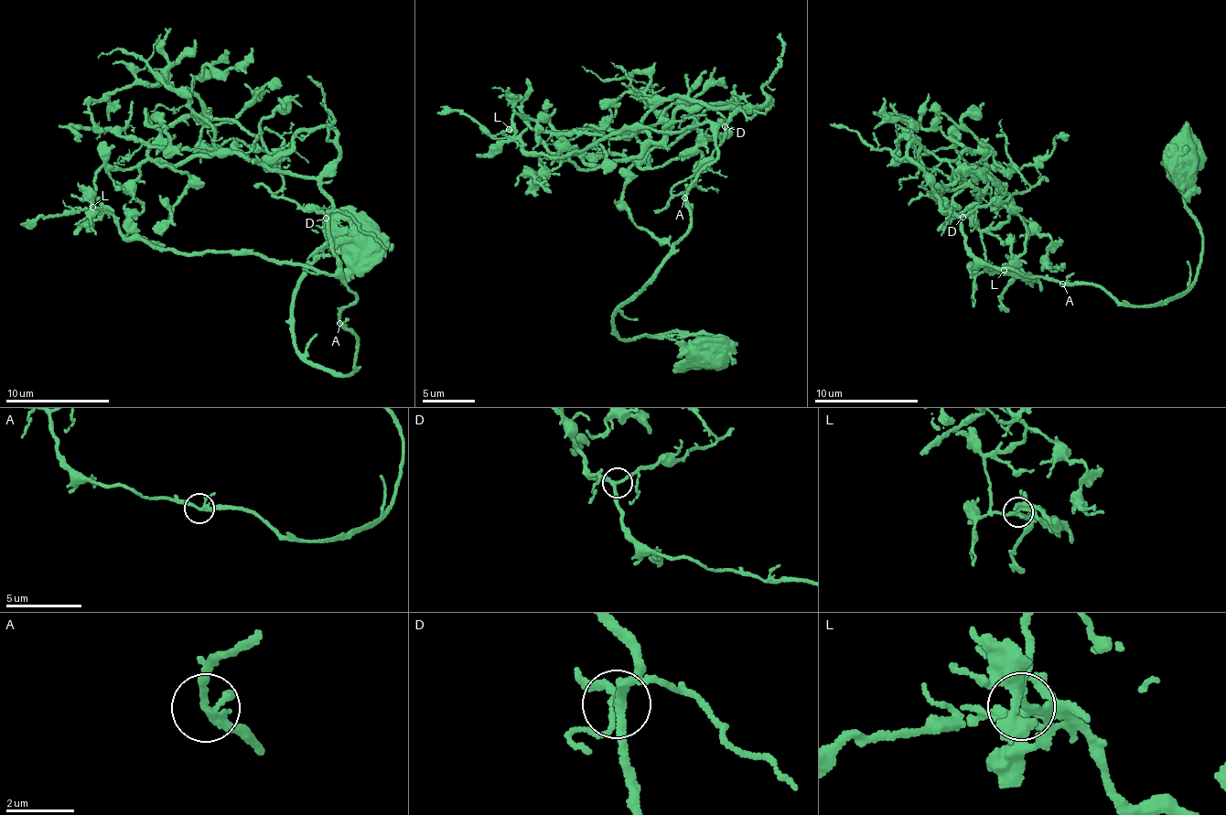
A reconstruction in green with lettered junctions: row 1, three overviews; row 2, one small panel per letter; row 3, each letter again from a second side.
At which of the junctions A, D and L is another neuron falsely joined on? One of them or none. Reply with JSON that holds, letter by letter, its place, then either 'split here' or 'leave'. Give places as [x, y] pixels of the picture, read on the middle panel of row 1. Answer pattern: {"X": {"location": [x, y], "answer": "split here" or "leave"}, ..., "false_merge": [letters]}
{"A": {"location": [684, 198], "answer": "leave"}, "D": {"location": [725, 126], "answer": "leave"}, "L": {"location": [509, 129], "answer": "leave"}, "false_merge": []}

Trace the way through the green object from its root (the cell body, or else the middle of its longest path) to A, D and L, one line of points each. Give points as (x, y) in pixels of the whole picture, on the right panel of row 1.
A: (1182, 166), (1181, 173), (1166, 164), (1203, 232), (1197, 280), (1139, 307), (1119, 304), (1092, 284), (1062, 284)
D: (1182, 166), (1166, 164), (1203, 232), (1200, 267), (1152, 306), (989, 266), (965, 243), (962, 217)
L: (1182, 166), (1166, 164), (1203, 232), (1184, 291), (1139, 307), (977, 266), (1035, 282), (1004, 270)

